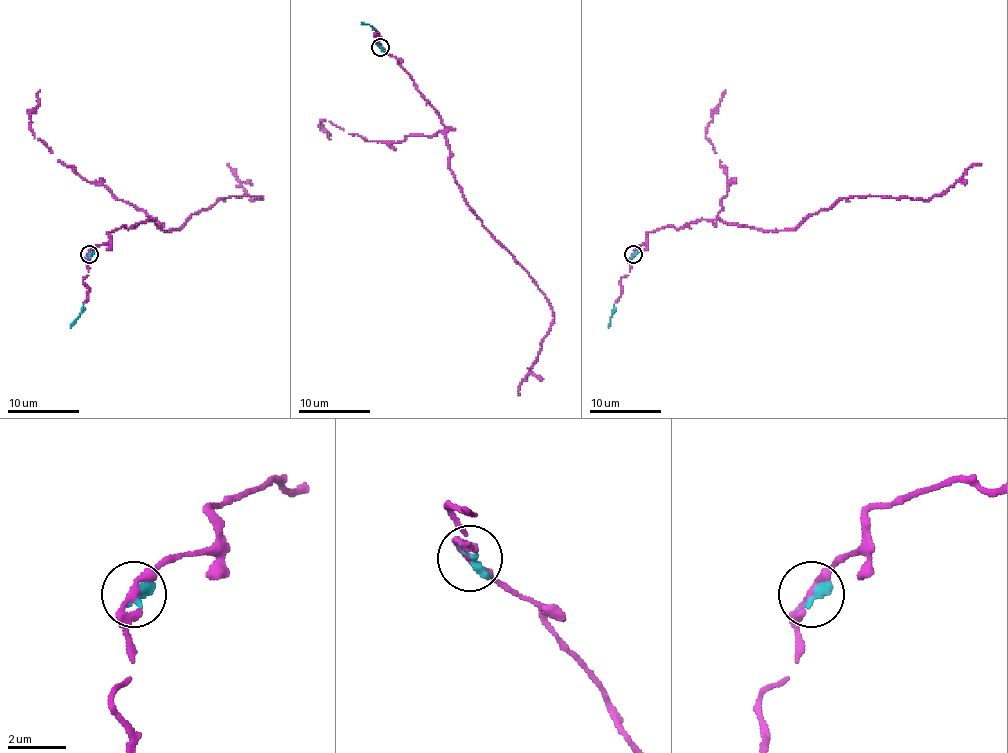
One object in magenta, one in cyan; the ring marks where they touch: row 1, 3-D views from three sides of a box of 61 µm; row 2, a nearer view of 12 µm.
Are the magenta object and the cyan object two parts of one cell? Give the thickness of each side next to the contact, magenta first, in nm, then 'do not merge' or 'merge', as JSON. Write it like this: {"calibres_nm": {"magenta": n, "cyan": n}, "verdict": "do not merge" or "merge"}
{"calibres_nm": {"magenta": 190, "cyan": 340}, "verdict": "merge"}

